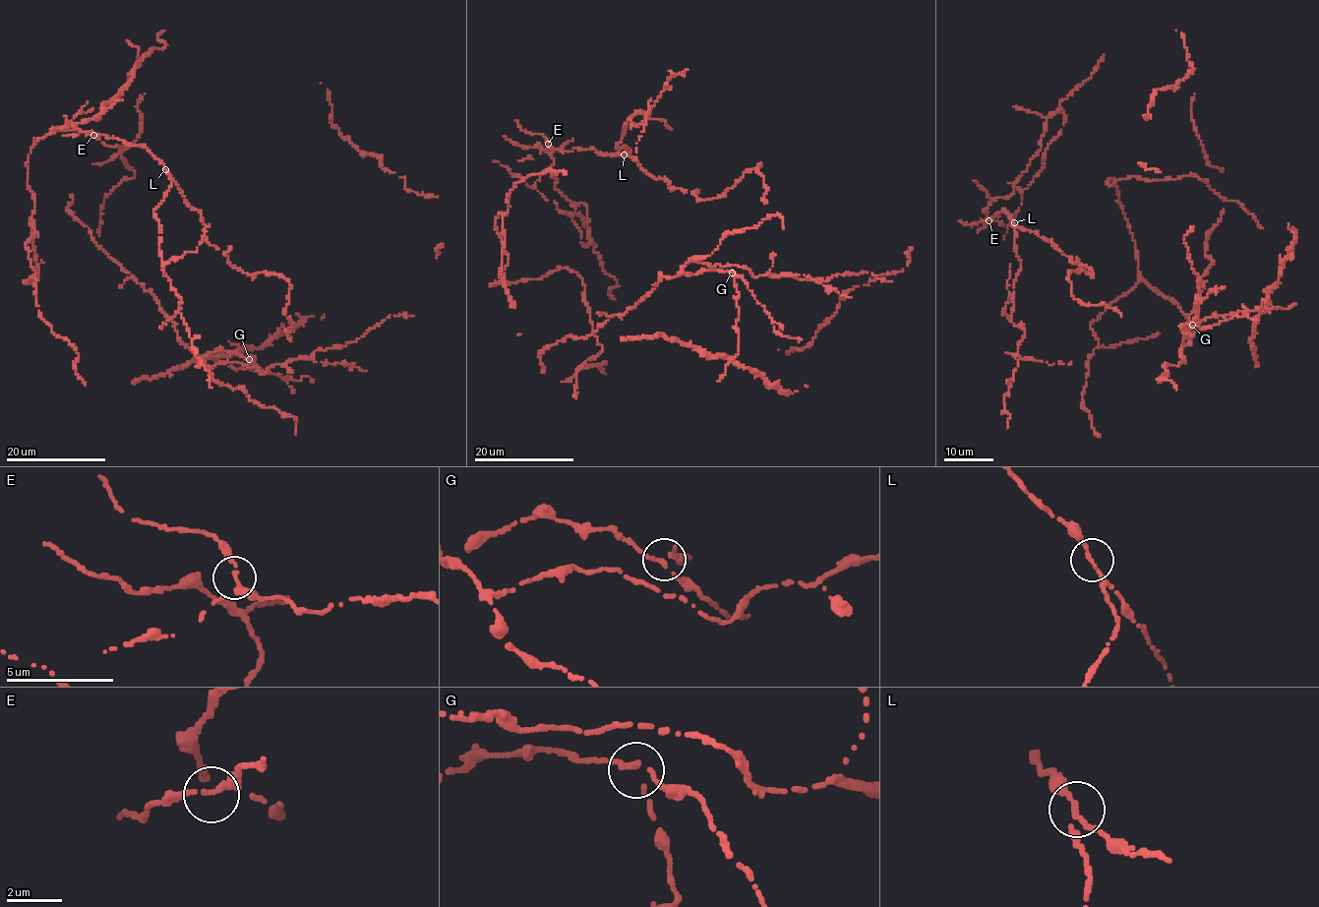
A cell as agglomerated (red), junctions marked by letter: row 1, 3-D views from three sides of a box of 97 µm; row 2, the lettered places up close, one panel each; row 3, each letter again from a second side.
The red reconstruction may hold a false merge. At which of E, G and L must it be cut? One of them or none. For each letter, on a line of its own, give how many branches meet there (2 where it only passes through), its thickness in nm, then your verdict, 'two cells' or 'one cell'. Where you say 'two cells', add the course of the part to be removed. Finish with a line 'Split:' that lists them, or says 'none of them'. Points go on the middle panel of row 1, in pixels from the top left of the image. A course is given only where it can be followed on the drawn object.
E: 3 branches meet; 200 nm thick; one cell
G: 3 branches meet; 170 nm thick; one cell
L: 3 branches meet; 160 nm thick; two cells; foreign part runs (624, 154), (630, 150), (625, 146), (616, 148), (629, 117), (639, 126), (668, 78), (684, 75), (688, 69)
Split: L

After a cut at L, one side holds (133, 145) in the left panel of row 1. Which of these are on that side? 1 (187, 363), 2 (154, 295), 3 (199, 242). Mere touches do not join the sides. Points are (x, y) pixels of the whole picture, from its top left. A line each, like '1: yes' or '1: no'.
1: yes
2: yes
3: no

